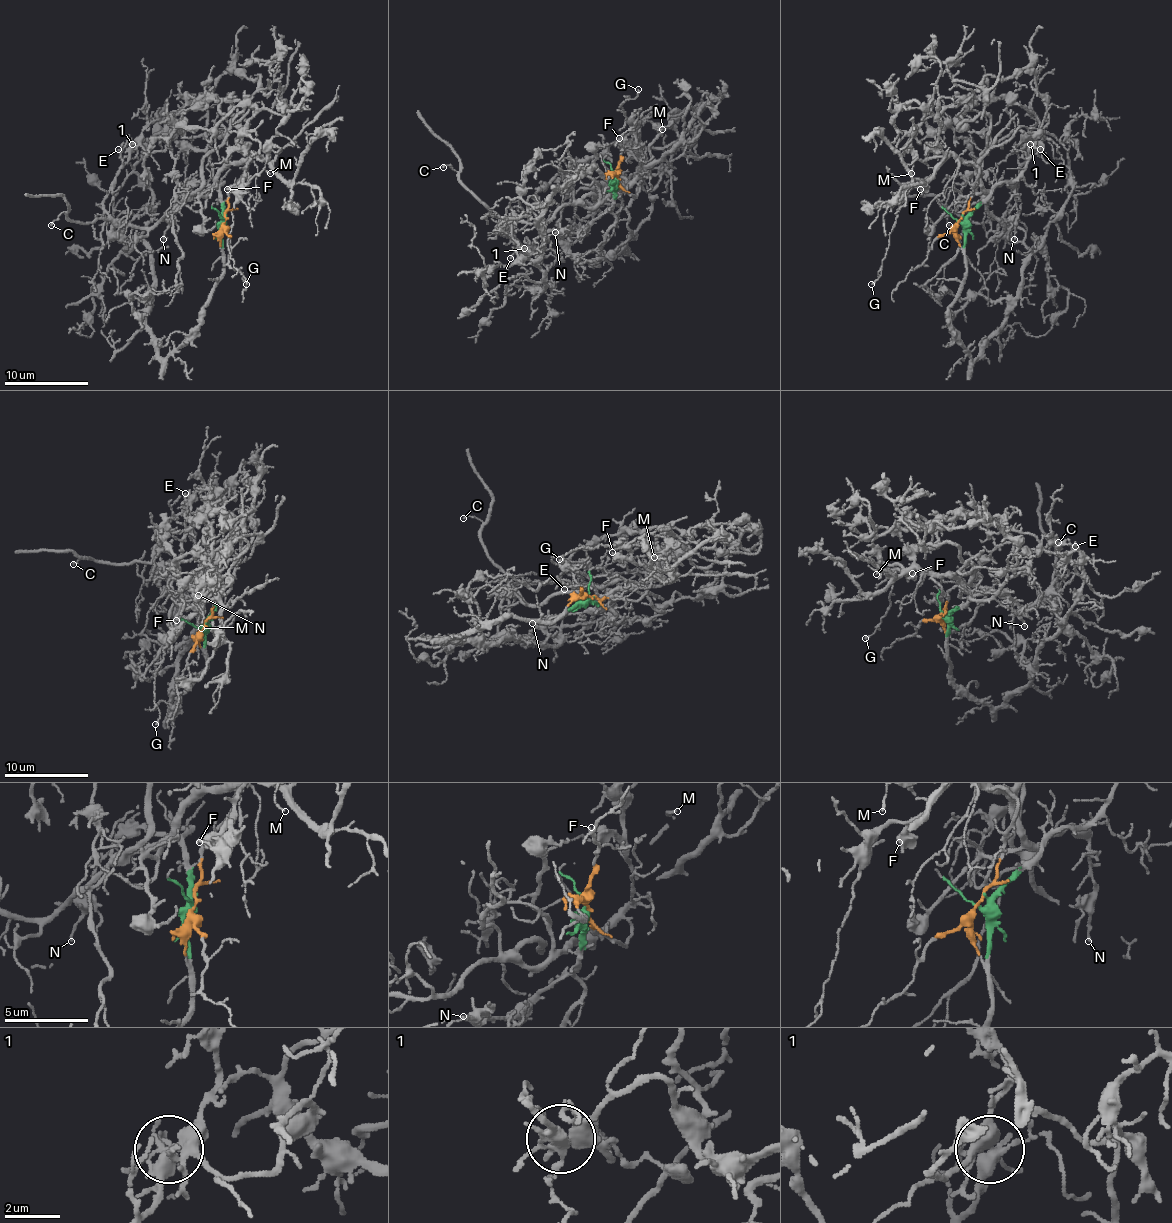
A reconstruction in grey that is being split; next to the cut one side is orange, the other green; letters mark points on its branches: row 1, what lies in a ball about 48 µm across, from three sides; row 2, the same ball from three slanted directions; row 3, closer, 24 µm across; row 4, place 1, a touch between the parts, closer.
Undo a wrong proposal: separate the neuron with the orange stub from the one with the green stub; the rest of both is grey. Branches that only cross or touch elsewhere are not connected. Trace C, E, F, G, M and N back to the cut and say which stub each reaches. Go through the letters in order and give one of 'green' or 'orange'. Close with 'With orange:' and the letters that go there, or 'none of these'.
C: orange
E: green
F: orange
G: orange
M: orange
N: green
With orange: C, F, G, M

